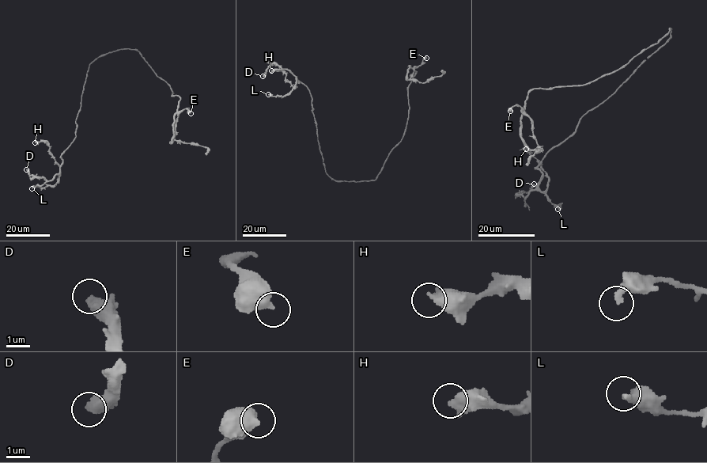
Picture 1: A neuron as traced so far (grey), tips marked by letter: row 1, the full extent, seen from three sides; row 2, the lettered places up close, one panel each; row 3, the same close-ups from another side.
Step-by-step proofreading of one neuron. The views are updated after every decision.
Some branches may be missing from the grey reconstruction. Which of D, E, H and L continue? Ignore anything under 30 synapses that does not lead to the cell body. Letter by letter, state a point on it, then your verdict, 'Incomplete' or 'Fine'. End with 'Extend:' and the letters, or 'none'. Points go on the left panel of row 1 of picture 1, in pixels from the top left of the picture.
D: Place: (26, 169). Incomplete
E: Place: (190, 113). Fine
H: Place: (35, 142). Fine
L: Place: (32, 188). Fine
Extend: D

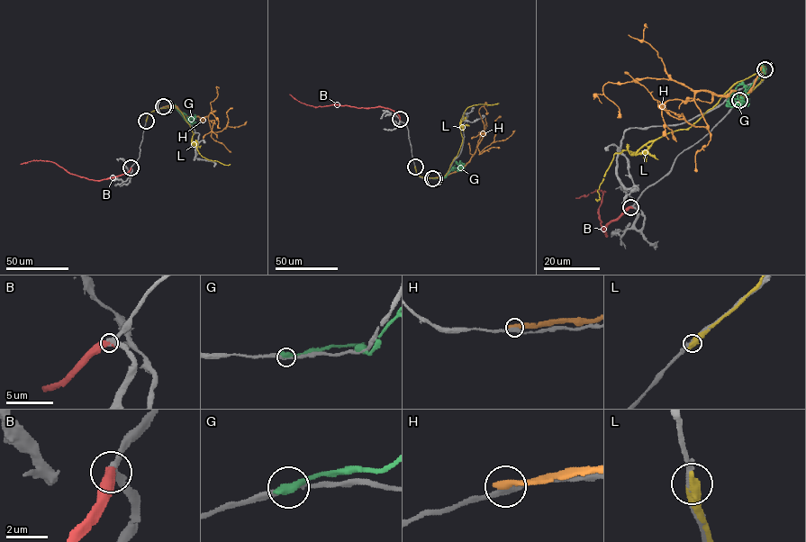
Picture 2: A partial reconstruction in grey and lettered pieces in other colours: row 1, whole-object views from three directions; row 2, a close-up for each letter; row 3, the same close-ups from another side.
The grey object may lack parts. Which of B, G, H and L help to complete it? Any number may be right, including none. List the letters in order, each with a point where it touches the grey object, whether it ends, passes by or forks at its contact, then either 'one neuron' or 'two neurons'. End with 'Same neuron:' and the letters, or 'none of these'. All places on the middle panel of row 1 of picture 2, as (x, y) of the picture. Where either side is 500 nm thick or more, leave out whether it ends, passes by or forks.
B: meets grey at (400, 119); one neuron
G: meets grey at (434, 178); two neurons
H: meets grey at (432, 178); it ends there; two neurons
L: meets grey at (415, 167); two neurons
Same neuron: B

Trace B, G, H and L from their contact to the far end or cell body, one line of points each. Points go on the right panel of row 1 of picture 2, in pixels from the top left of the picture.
B: (630, 207), (603, 229), (607, 235), (600, 220), (599, 208), (603, 191), (595, 189), (575, 198)
G: (765, 68), (762, 64), (765, 74), (741, 96), (742, 103), (733, 96), (737, 86)
H: (765, 69), (762, 67), (747, 93), (697, 92), (694, 101), (705, 126), (673, 117), (625, 71)
L: (739, 100), (765, 71), (736, 83), (687, 129), (649, 140), (635, 152), (617, 152), (595, 198)

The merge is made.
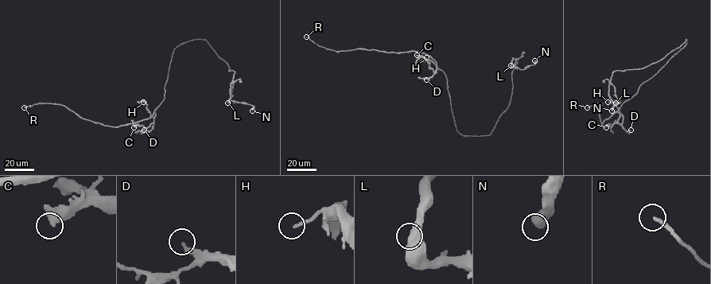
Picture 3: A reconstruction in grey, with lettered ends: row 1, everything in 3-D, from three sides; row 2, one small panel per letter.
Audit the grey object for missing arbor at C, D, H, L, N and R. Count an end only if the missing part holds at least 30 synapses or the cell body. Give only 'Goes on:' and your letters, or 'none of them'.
Goes on: none of them

